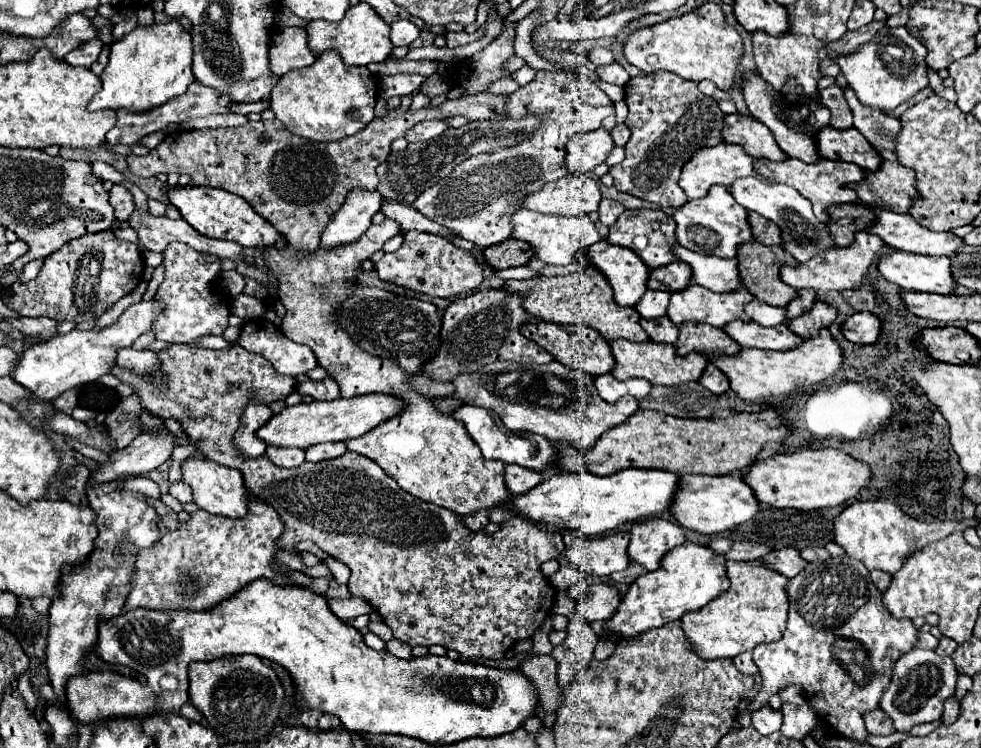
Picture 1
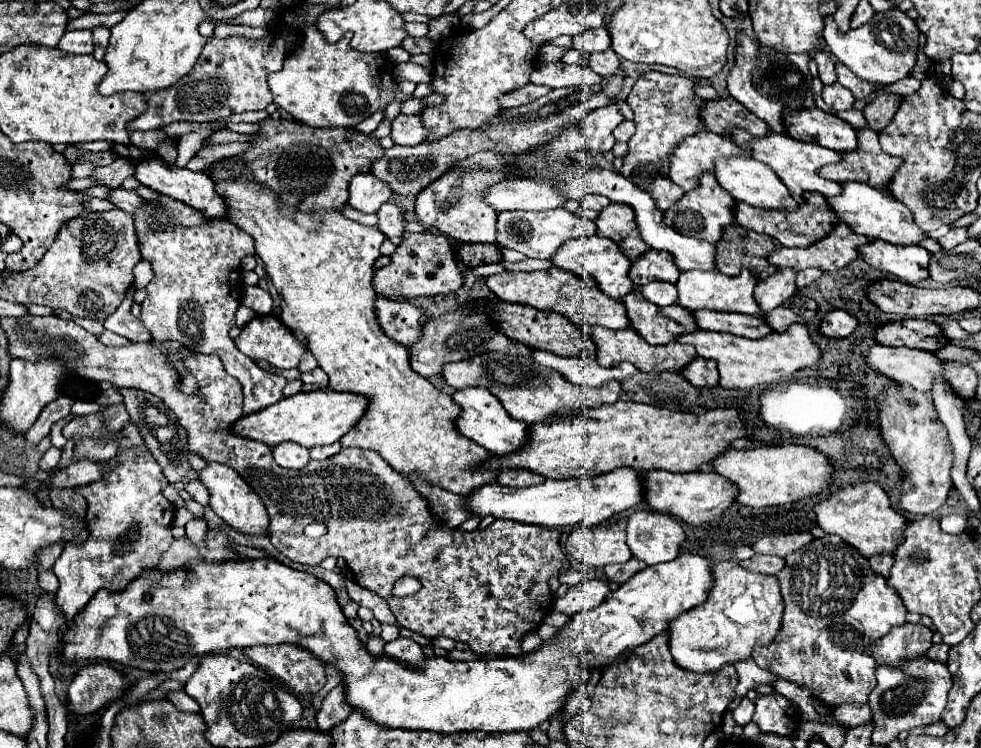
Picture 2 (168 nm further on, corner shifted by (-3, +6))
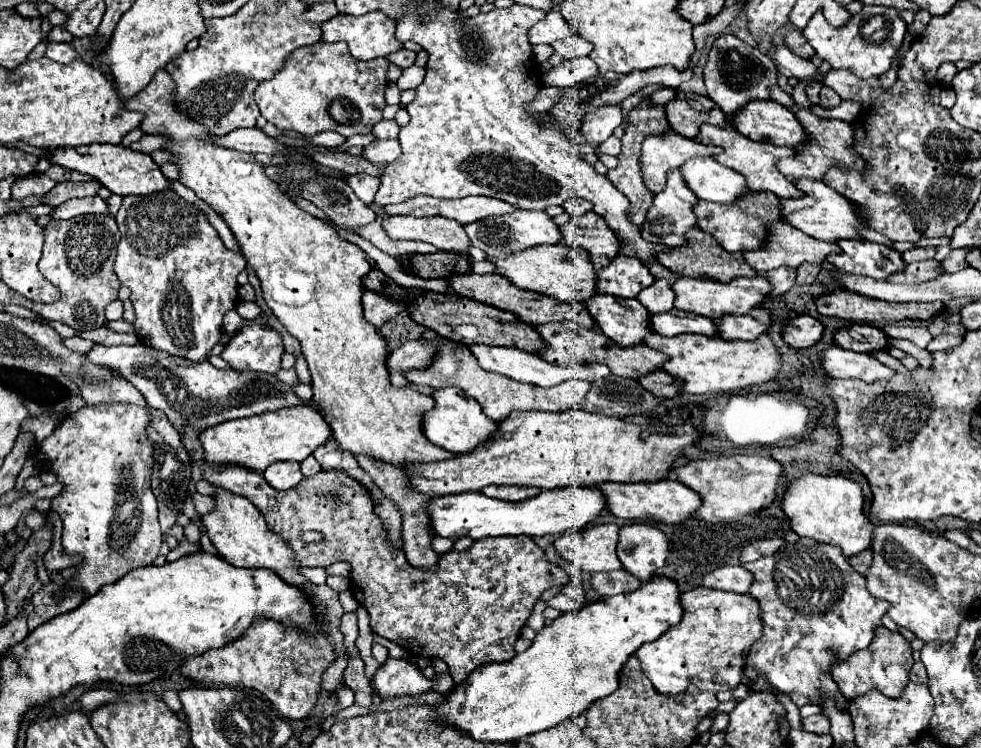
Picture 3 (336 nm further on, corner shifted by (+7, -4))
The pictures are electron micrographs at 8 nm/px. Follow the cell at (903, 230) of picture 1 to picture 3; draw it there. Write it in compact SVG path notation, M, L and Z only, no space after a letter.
M801 178L795 182L801 192L805 192L805 198L799 200L781 200L785 222L791 226L803 230L805 234L825 240L825 242L839 242L839 240L863 240L861 230L865 228L865 222L861 222L861 216L857 214L853 202L849 202L845 196L837 194L831 186L827 186L821 180L807 180Z

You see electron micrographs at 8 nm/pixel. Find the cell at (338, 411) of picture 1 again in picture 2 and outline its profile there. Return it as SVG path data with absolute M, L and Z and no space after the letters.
M333 390L299 392L295 396L281 398L277 404L271 404L259 412L239 418L235 422L235 428L231 426L231 432L235 432L241 438L263 442L269 448L275 448L281 442L295 442L305 448L325 446L337 442L343 434L347 434L347 430L353 428L363 416L365 406L367 406L367 398L359 394L333 392Z

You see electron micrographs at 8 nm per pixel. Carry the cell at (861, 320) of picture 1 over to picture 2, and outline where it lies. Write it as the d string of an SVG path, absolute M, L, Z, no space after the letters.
M829 310L819 324L819 334L827 338L847 338L855 330L857 320L843 310Z

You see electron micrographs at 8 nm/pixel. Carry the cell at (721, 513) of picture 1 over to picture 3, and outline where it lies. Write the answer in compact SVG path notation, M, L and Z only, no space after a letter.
M663 480L663 482L637 482L637 484L619 484L619 482L605 482L597 486L605 492L609 502L611 514L627 520L639 522L663 522L663 524L681 524L693 512L701 508L701 496L695 494L689 486L681 484L679 480Z

